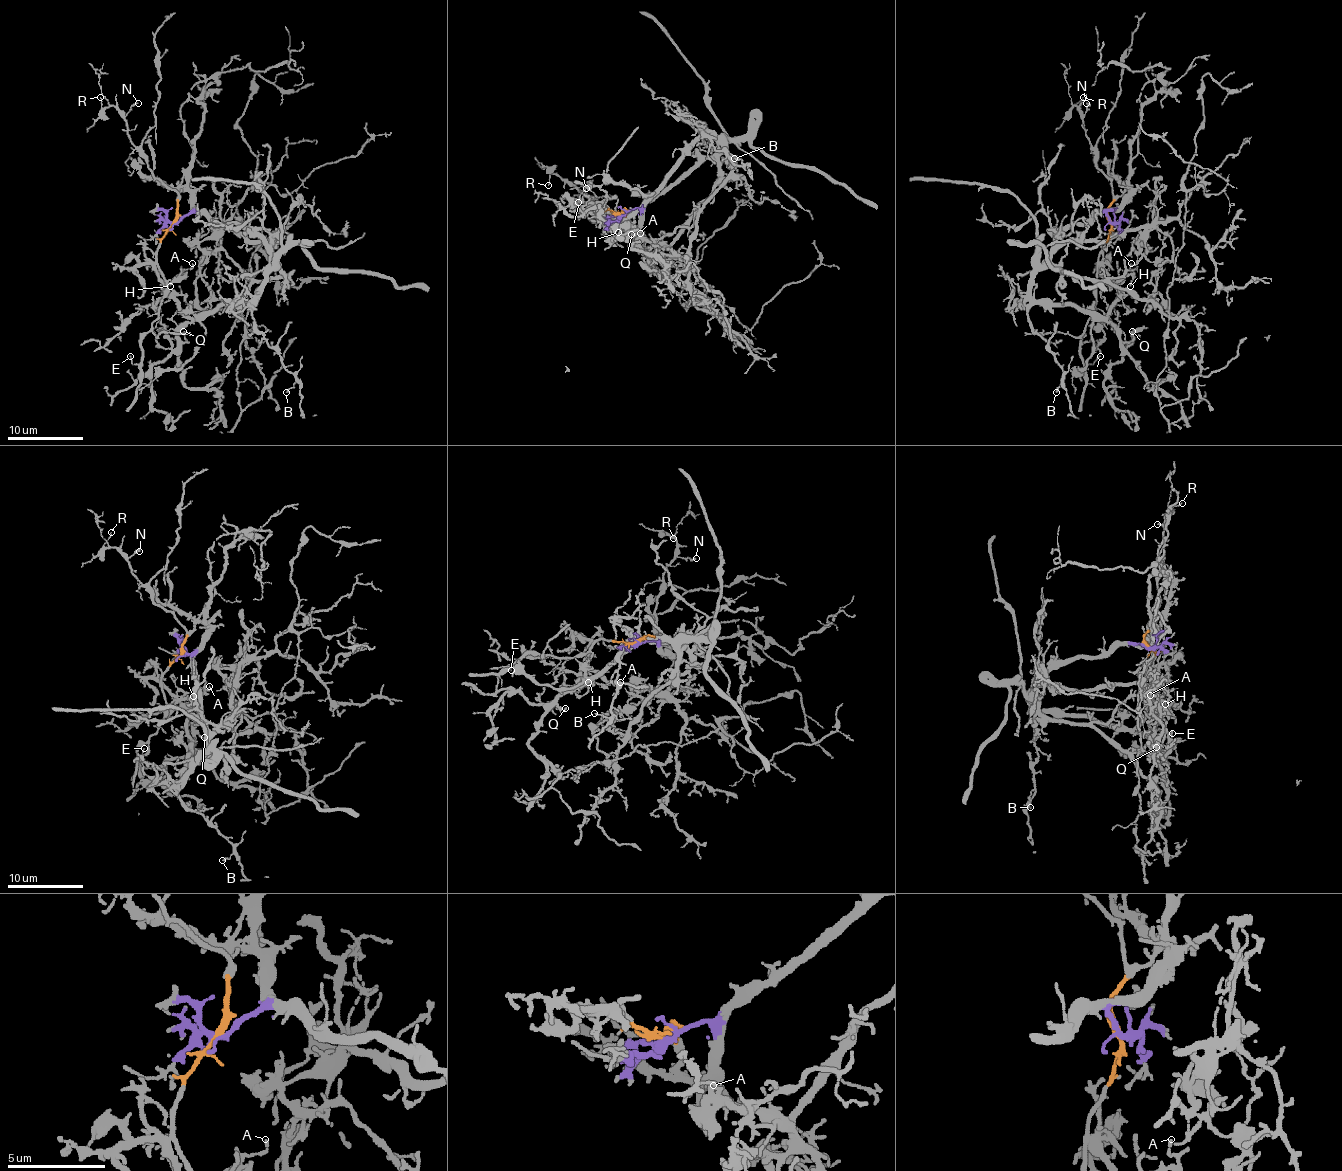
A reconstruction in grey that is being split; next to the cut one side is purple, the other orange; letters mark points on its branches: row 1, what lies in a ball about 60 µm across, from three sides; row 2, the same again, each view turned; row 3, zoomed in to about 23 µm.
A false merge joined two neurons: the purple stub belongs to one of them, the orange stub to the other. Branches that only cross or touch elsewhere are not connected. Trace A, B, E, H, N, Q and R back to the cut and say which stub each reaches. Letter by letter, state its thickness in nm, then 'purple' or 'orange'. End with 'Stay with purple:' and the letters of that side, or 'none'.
A: calibre 90 nm; purple
B: calibre 130 nm; purple
E: calibre 110 nm; orange
H: calibre 140 nm; purple
N: calibre 170 nm; orange
Q: calibre 150 nm; purple
R: calibre 100 nm; orange
Stay with purple: A, B, H, Q

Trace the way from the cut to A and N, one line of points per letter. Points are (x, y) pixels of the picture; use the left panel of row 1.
A: (175, 223), (206, 213), (247, 226), (268, 253), (253, 300), (192, 317), (164, 289), (192, 262)
N: (175, 223), (177, 194), (147, 166), (147, 156), (128, 134), (124, 116), (137, 103)

